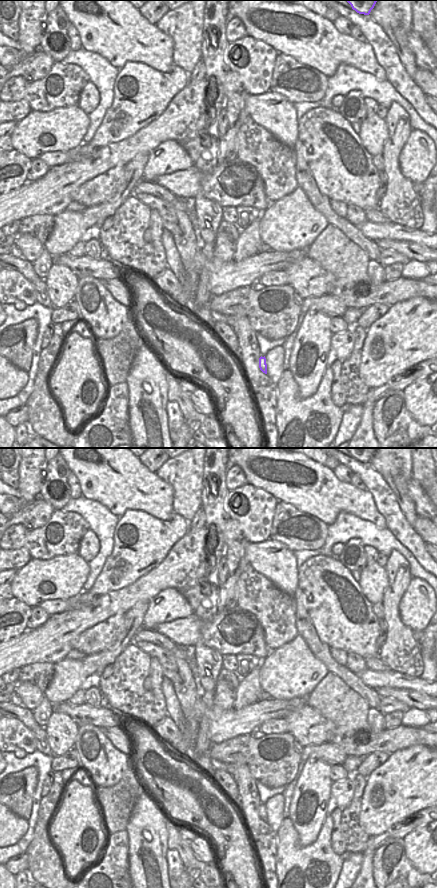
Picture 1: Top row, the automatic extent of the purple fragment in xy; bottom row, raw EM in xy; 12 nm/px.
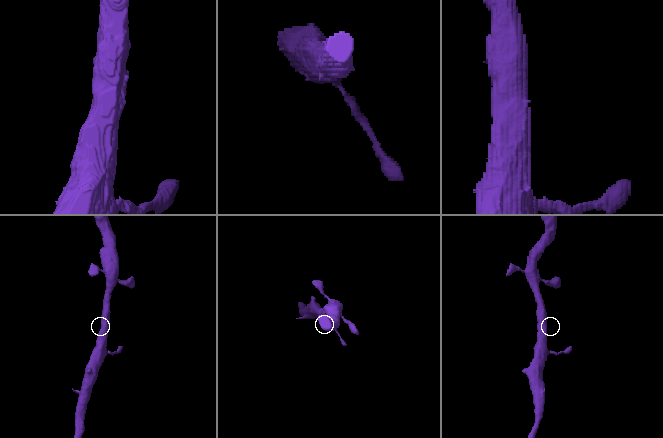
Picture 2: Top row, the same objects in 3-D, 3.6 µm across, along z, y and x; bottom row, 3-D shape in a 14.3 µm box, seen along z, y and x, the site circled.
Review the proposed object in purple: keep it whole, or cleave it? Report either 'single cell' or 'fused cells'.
single cell

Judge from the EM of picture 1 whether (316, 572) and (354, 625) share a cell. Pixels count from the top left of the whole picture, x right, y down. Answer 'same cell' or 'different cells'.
same cell

